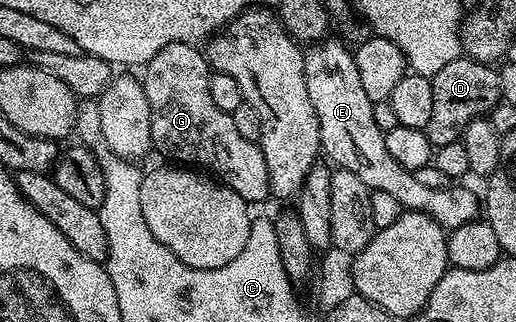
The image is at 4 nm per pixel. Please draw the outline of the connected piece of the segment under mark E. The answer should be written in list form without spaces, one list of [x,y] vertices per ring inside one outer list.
[[[326,39],[310,44],[304,50],[303,58],[307,95],[311,95],[311,107],[315,107],[315,115],[319,119],[321,148],[336,168],[359,175],[371,191],[387,191],[387,195],[392,195],[402,210],[426,213],[446,231],[478,220],[483,209],[482,202],[478,194],[476,197],[467,186],[461,185],[465,183],[446,183],[438,189],[426,187],[415,179],[412,171],[399,167],[399,163],[391,159],[384,132],[379,123],[375,123],[375,102],[367,99],[367,91],[363,91],[359,67],[350,46],[340,39]]]

